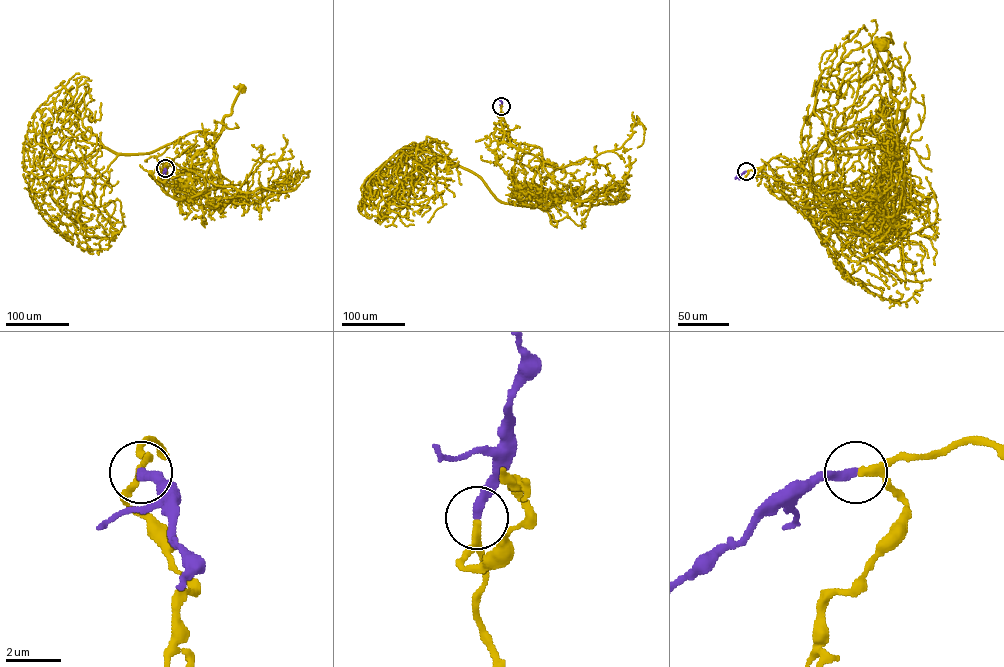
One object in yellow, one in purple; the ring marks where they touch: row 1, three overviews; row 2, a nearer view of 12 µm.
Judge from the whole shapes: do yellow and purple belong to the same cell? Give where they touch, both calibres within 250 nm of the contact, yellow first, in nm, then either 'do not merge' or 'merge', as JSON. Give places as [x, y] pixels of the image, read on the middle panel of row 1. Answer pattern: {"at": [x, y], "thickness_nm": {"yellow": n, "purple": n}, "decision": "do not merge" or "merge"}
{"at": [501, 106], "thickness_nm": {"yellow": 220, "purple": 340}, "decision": "merge"}

